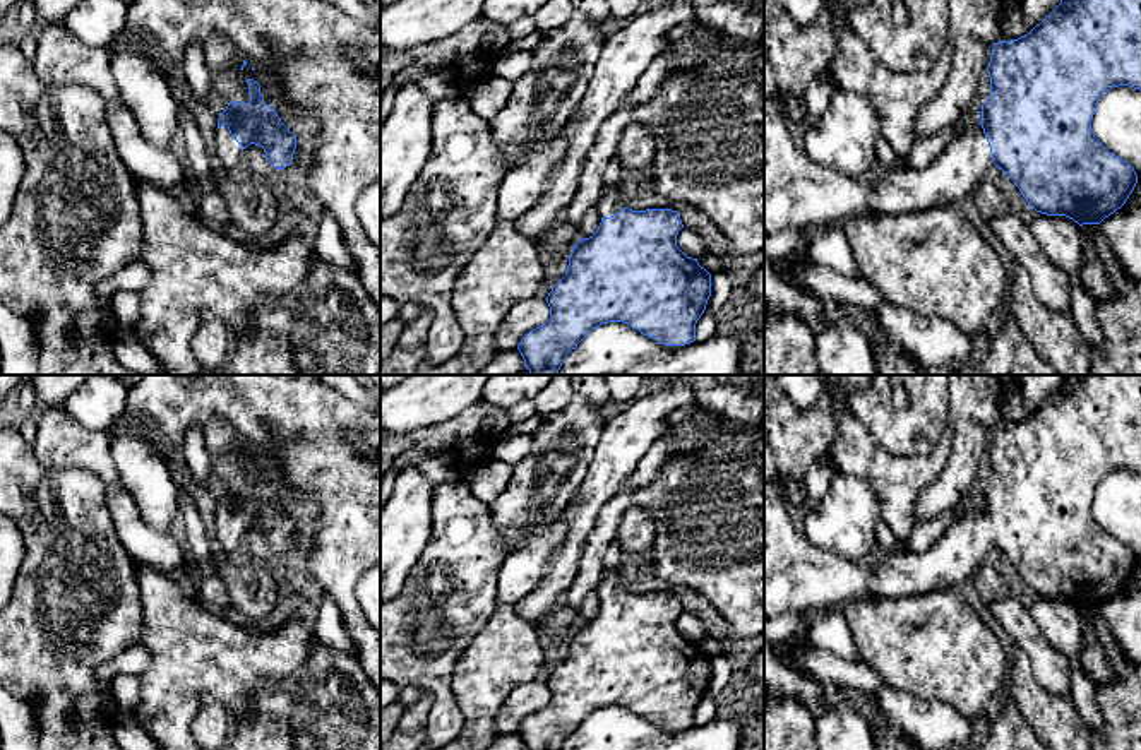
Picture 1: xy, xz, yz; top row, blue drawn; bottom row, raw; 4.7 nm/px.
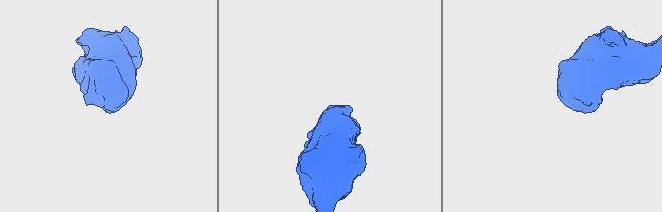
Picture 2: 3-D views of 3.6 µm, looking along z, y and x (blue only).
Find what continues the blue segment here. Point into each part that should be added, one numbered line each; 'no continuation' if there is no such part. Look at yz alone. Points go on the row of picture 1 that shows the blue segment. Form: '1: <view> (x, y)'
1: yz (797, 192)

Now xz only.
1: xz (612, 201)

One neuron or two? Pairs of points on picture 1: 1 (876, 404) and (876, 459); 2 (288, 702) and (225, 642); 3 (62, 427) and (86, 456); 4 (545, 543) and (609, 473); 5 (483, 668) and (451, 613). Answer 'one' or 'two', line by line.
1: two
2: two
3: one
4: two
5: two

